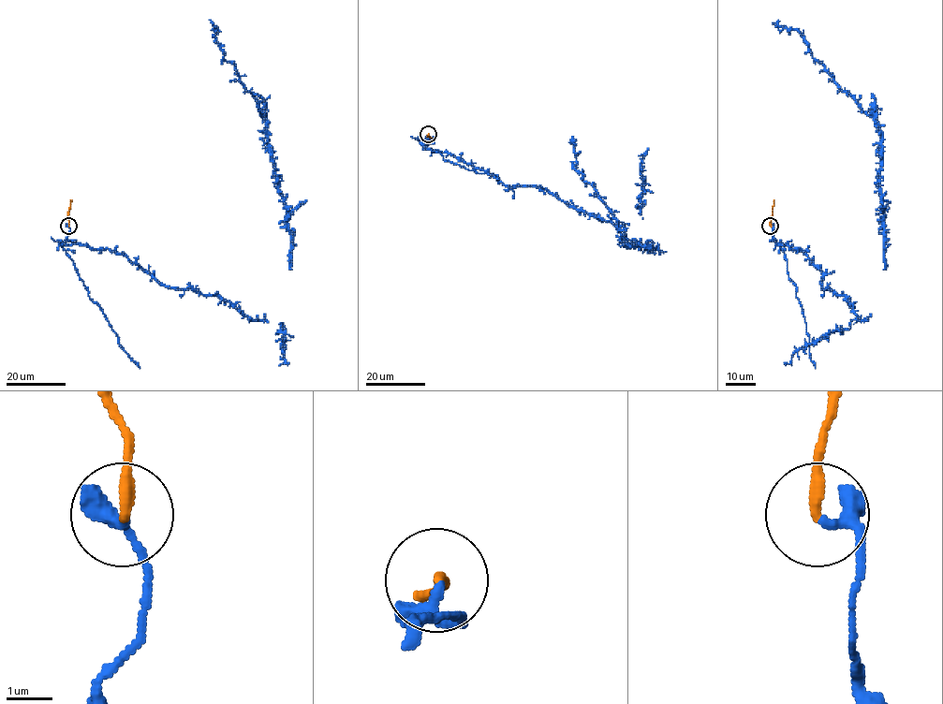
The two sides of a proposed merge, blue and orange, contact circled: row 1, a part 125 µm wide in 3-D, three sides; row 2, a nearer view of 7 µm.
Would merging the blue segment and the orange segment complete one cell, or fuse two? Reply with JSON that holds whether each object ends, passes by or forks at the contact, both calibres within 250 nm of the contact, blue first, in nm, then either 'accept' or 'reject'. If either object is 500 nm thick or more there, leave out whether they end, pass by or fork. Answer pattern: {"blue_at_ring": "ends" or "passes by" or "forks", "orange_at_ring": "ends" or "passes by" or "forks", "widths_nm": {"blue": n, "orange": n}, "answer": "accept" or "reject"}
{"blue_at_ring": "passes by", "orange_at_ring": "ends", "widths_nm": {"blue": 240, "orange": 280}, "answer": "accept"}

